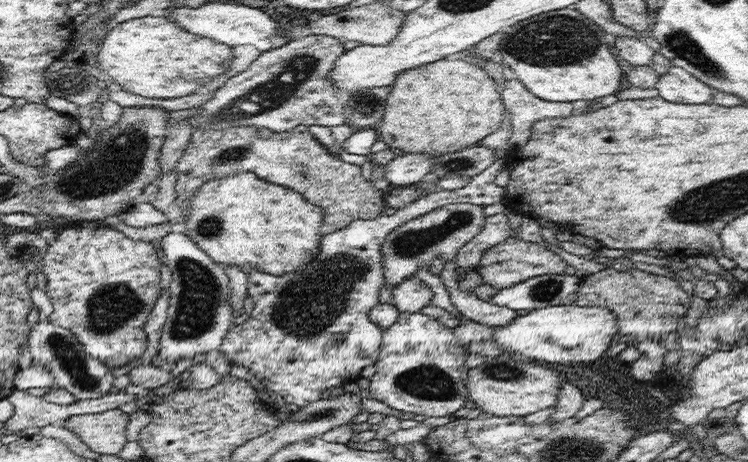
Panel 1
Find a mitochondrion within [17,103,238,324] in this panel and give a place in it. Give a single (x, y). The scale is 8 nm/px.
(121, 163)

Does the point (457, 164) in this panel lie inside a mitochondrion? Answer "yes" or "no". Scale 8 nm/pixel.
yes

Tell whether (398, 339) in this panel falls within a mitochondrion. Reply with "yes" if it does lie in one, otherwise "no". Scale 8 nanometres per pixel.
no

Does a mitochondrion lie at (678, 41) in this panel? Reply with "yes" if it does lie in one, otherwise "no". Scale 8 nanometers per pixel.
yes

